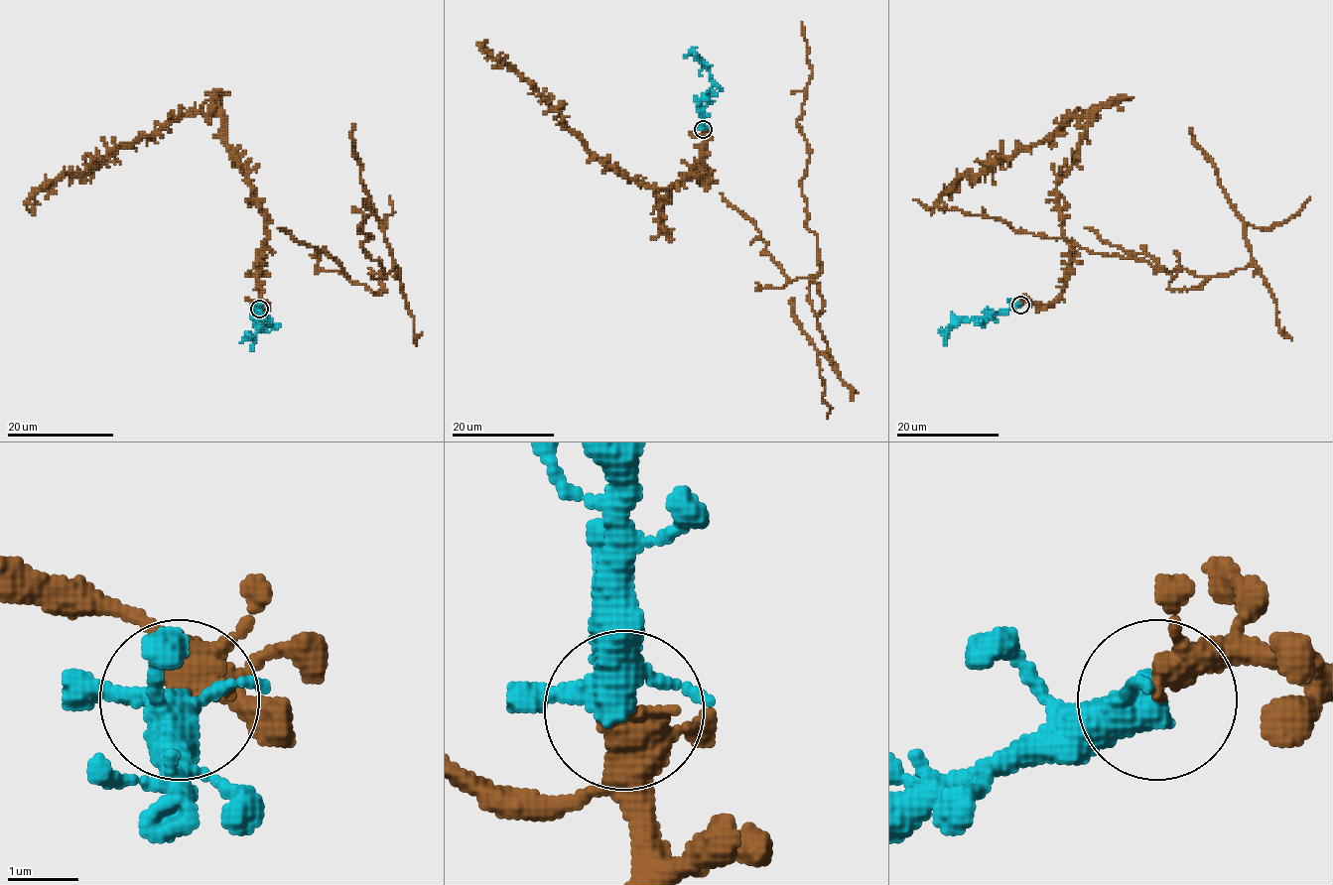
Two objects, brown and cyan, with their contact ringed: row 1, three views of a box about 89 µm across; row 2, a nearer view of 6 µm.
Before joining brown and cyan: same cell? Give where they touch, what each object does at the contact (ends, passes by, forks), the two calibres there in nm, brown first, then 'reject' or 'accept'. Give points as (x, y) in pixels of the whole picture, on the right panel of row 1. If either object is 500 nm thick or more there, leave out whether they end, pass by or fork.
(1020, 305) | brown passes by | cyan forks | 400/340 nm | accept

